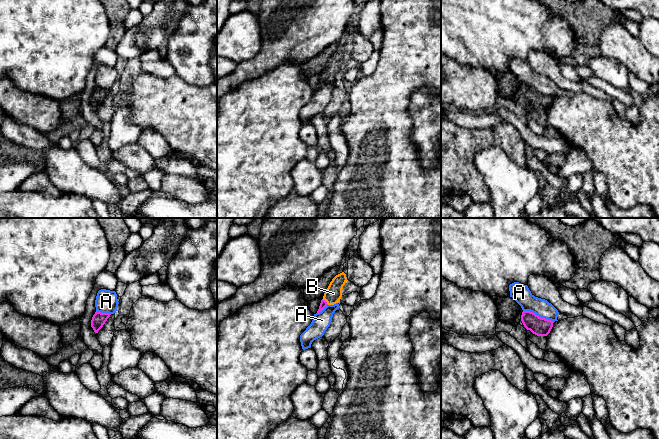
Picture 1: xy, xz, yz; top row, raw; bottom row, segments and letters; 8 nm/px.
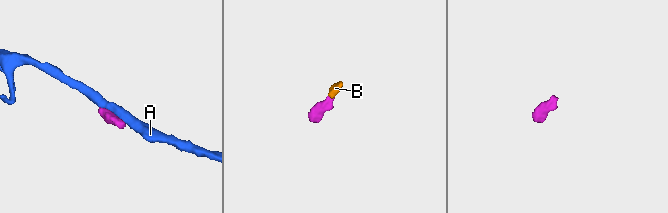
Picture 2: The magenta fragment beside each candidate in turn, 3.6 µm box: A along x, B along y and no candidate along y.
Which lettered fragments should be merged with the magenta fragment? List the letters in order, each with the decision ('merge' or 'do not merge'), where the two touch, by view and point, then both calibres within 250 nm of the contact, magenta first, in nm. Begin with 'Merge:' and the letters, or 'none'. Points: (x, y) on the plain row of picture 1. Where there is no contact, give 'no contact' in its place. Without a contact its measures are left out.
Merge: B
A: do not merge | yz (537, 91) | 150/150 nm
B: merge | xz (325, 77) | 60/140 nm

